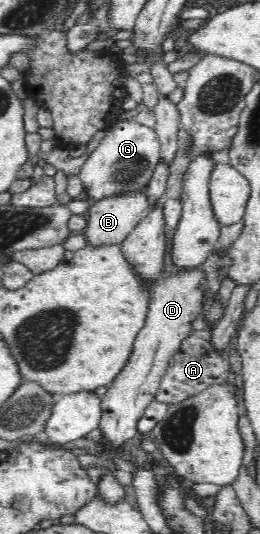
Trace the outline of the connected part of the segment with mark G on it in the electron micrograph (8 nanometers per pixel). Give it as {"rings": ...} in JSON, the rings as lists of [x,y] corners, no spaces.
{"rings":[[[134,121],[118,122],[114,128],[108,127],[90,145],[84,162],[78,170],[78,180],[84,194],[91,203],[110,196],[142,193],[158,166],[159,142],[152,128]]]}

